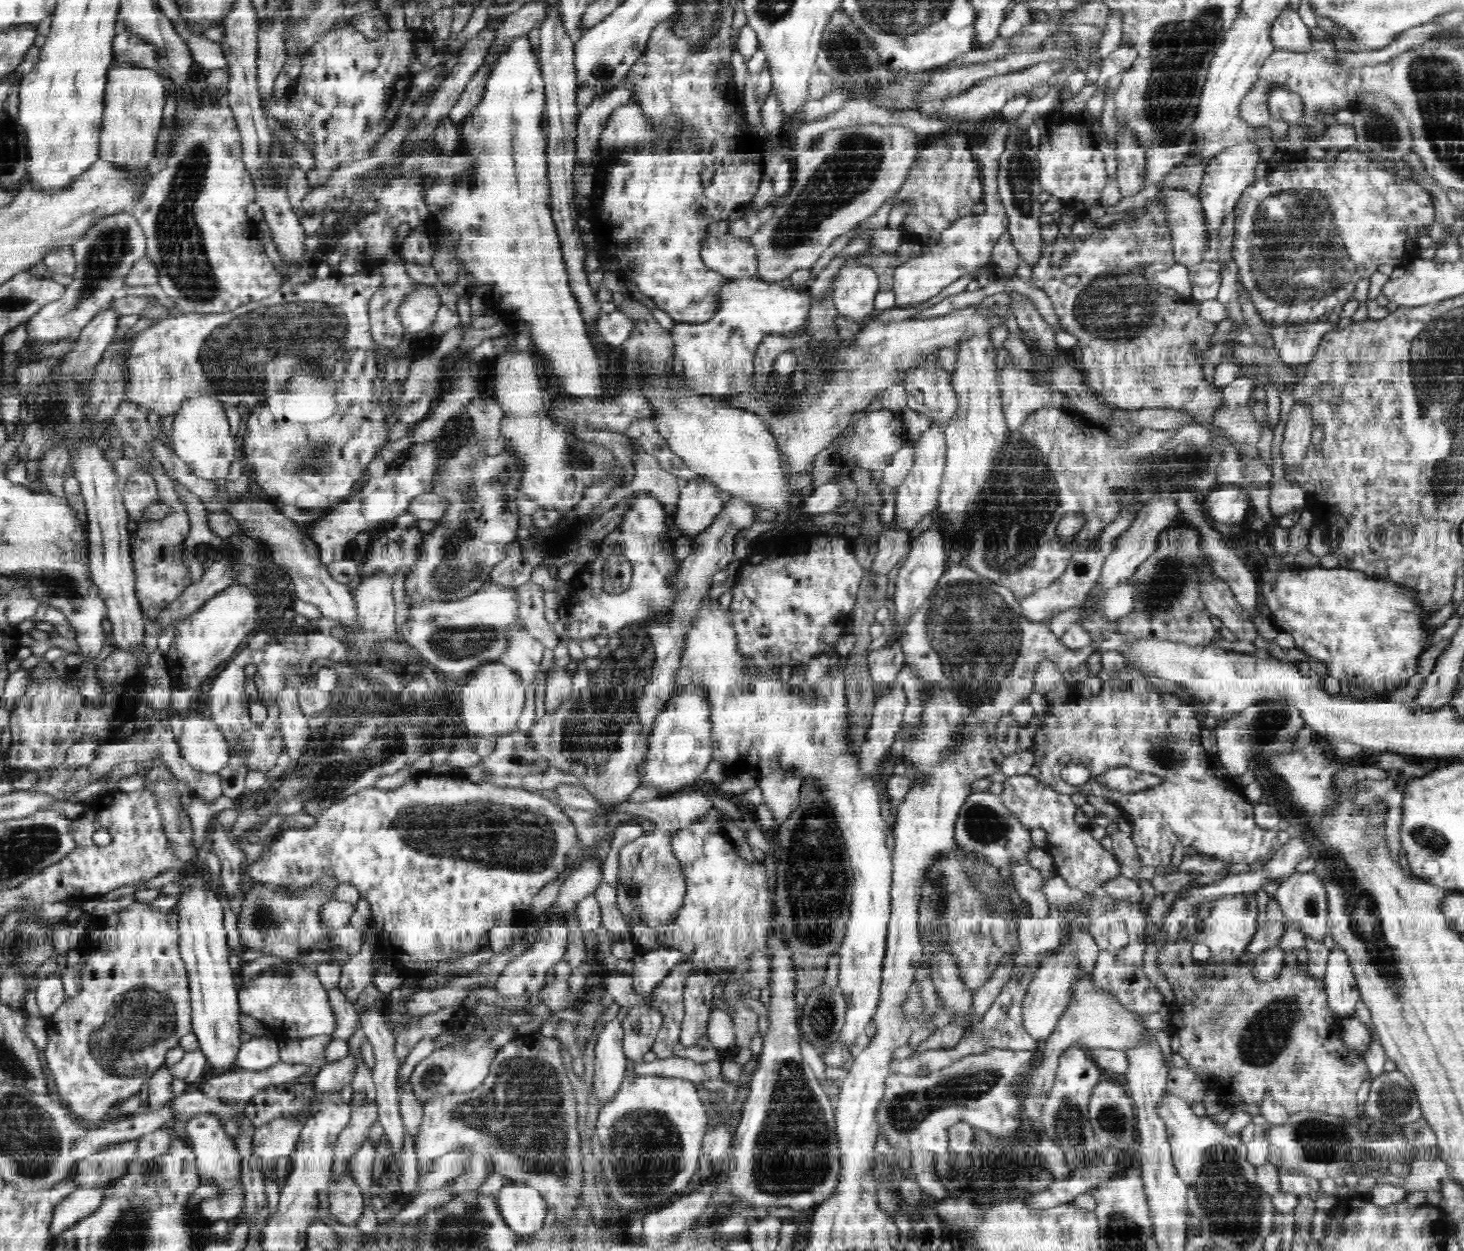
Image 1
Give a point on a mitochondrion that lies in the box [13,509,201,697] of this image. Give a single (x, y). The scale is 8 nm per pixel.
(58, 585)

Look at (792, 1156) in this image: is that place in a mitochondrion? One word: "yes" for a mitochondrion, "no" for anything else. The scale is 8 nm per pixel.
yes

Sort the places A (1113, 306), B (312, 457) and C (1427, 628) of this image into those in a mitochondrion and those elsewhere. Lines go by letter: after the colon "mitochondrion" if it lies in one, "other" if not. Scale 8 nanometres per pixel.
A: mitochondrion
B: mitochondrion
C: other

